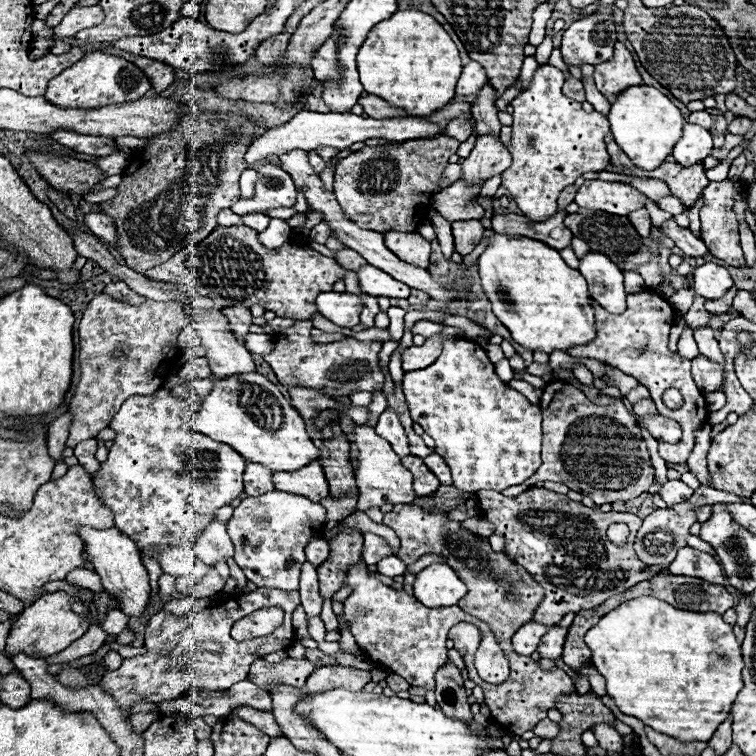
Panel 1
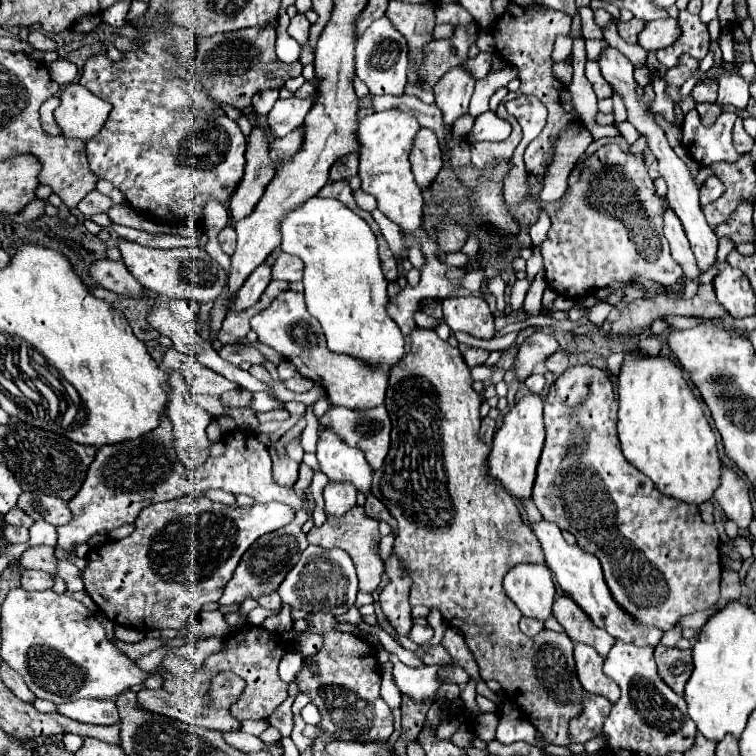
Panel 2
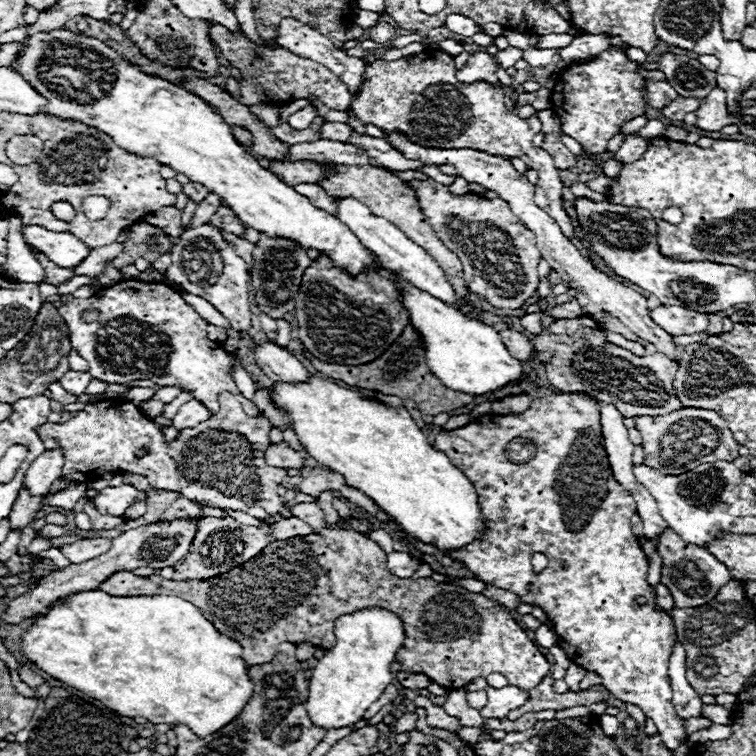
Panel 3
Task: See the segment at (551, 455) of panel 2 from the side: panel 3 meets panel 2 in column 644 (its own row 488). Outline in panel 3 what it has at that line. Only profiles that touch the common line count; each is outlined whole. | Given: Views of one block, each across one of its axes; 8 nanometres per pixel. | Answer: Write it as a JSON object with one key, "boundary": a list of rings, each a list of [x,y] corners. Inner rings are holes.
{"boundary":[[[580,392],[550,394],[532,400],[524,414],[486,414],[464,428],[440,432],[434,440],[434,446],[440,452],[446,452],[450,462],[462,468],[466,476],[474,480],[474,488],[478,488],[478,500],[482,500],[482,512],[486,512],[486,524],[490,524],[490,532],[486,532],[486,540],[482,540],[482,544],[470,544],[470,548],[464,548],[462,552],[446,554],[454,560],[460,560],[480,582],[510,590],[522,602],[538,604],[550,616],[552,628],[558,636],[558,646],[568,654],[568,658],[584,670],[598,672],[610,694],[622,702],[640,706],[644,714],[654,720],[666,748],[674,750],[686,738],[684,720],[676,716],[672,706],[672,688],[666,674],[670,648],[676,640],[674,622],[668,614],[658,614],[654,610],[656,594],[646,582],[648,558],[630,528],[630,518],[636,514],[636,502],[632,494],[616,482],[610,470],[600,424],[600,404],[588,394]],[[516,436],[530,438],[536,446],[536,456],[528,464],[514,464],[504,454],[506,444]],[[536,552],[546,554],[550,562],[540,574],[534,574],[530,564],[532,554]],[[636,596],[646,596],[648,604],[636,606]]]}

